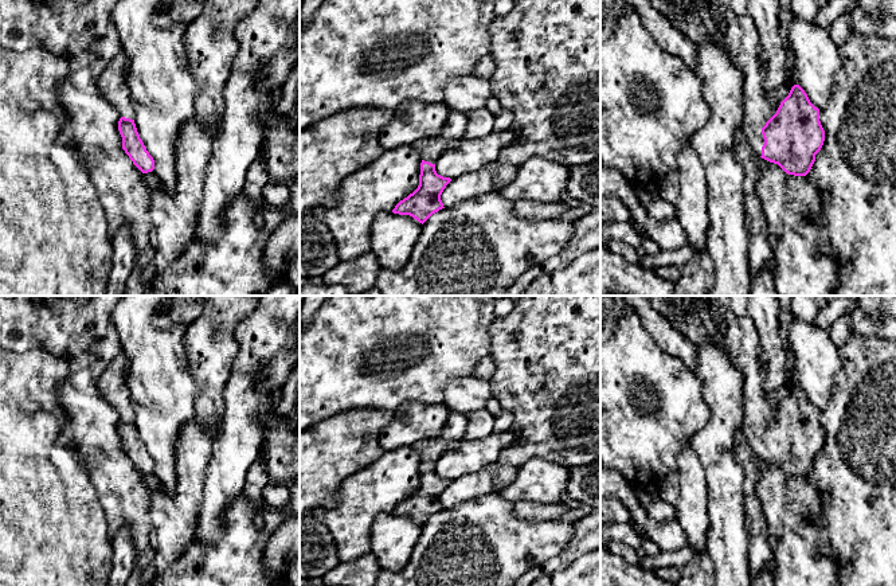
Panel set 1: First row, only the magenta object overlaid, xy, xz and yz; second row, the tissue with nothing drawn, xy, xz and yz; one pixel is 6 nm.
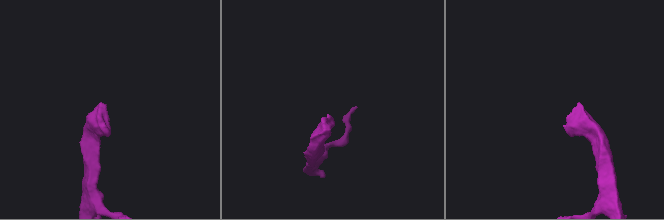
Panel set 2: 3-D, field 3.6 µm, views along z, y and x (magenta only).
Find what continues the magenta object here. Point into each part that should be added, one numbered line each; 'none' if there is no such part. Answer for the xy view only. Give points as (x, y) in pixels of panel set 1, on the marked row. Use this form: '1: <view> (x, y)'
1: xy (112, 82)

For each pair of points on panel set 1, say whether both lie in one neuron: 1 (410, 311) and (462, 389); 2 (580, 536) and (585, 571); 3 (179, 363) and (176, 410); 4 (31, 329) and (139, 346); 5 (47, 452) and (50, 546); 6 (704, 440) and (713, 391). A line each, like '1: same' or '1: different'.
1: different
2: different
3: same
4: different
5: same
6: same

